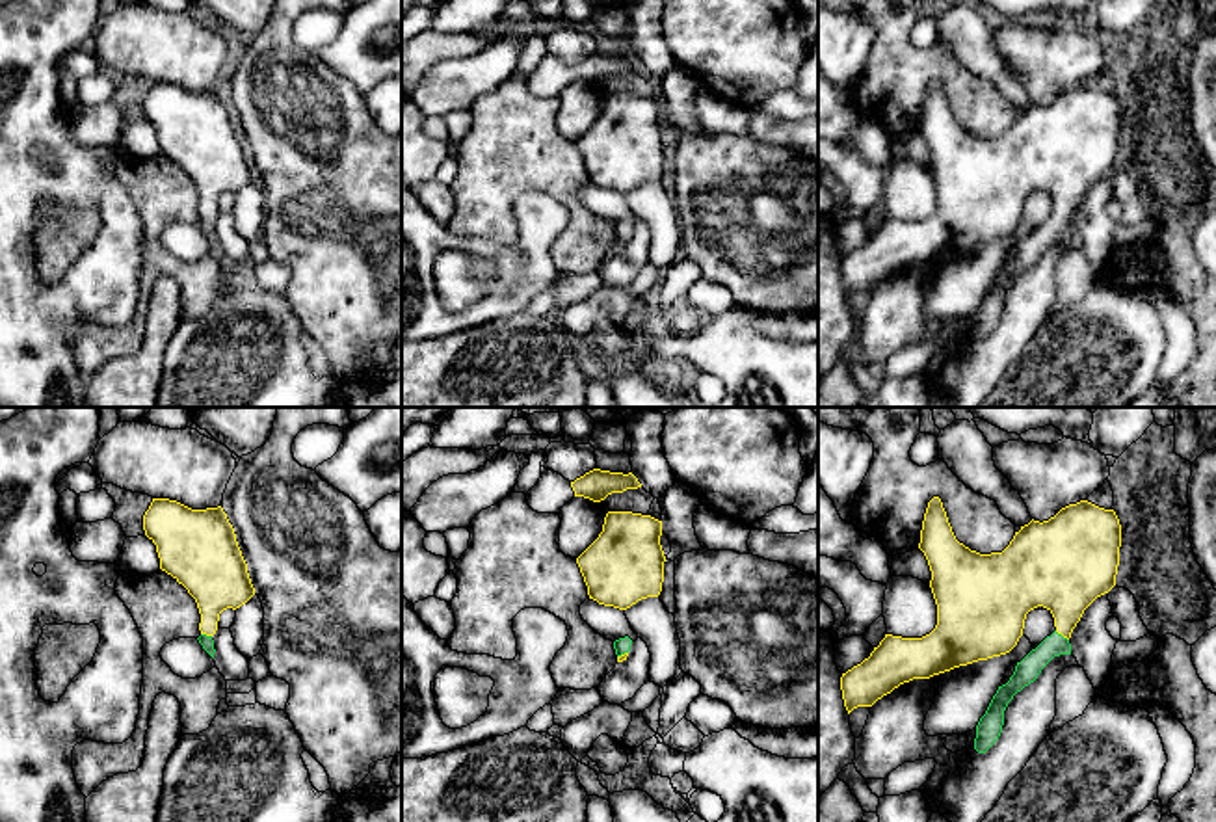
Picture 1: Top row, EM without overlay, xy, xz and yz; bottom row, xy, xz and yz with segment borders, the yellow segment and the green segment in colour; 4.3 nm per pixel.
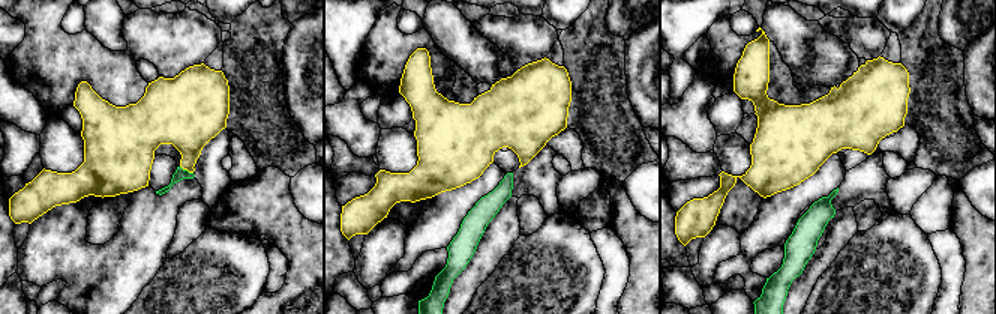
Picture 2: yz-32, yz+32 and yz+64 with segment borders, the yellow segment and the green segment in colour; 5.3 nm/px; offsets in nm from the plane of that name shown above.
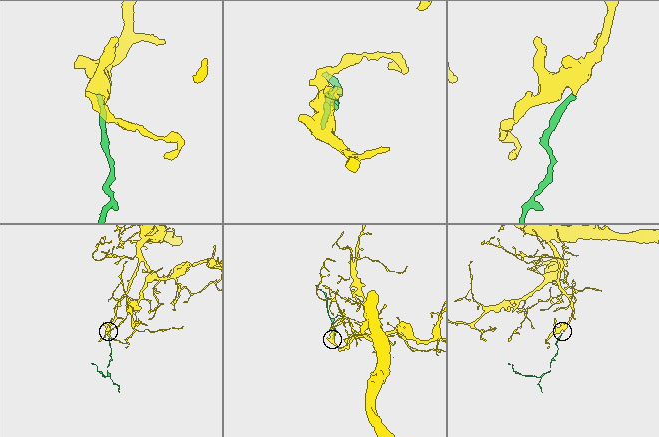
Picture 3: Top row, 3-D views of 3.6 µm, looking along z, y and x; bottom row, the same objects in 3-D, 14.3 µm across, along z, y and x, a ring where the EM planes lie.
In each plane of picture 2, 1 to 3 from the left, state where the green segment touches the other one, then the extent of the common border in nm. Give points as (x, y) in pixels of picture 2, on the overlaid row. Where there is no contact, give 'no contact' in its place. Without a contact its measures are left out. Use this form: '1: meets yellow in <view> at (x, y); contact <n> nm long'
1: meets yellow in yz-32 at (186, 169); contact 80 nm long
2: no contact
3: no contact

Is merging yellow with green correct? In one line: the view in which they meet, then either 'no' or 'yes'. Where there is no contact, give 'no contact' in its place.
meets yellow in yz; yes

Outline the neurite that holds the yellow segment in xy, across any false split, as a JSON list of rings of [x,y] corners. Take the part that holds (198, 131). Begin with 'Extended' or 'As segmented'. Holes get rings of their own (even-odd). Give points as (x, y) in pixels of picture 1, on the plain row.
Extended. [[[152,82],[143,99],[145,119],[156,128],[160,152],[195,182],[201,206],[197,221],[214,242],[219,197],[240,192],[253,179],[247,147],[221,89],[192,93],[177,84]]]

